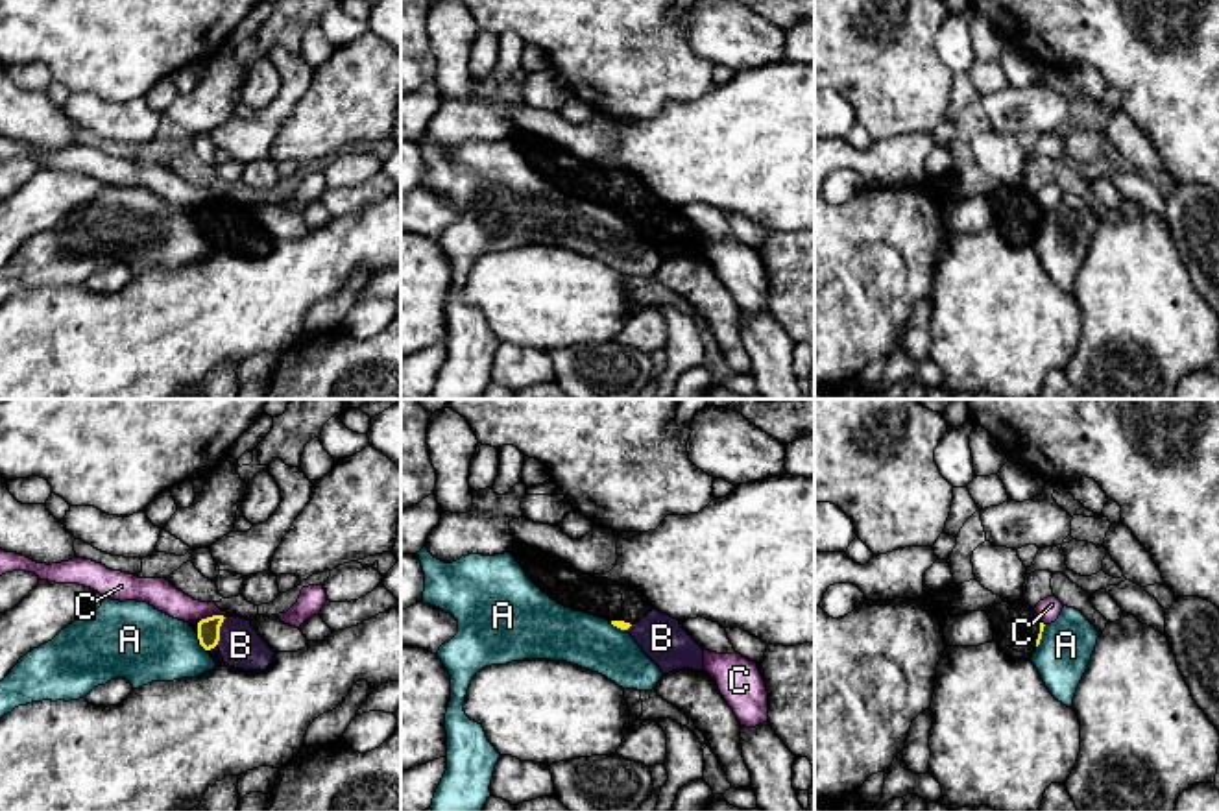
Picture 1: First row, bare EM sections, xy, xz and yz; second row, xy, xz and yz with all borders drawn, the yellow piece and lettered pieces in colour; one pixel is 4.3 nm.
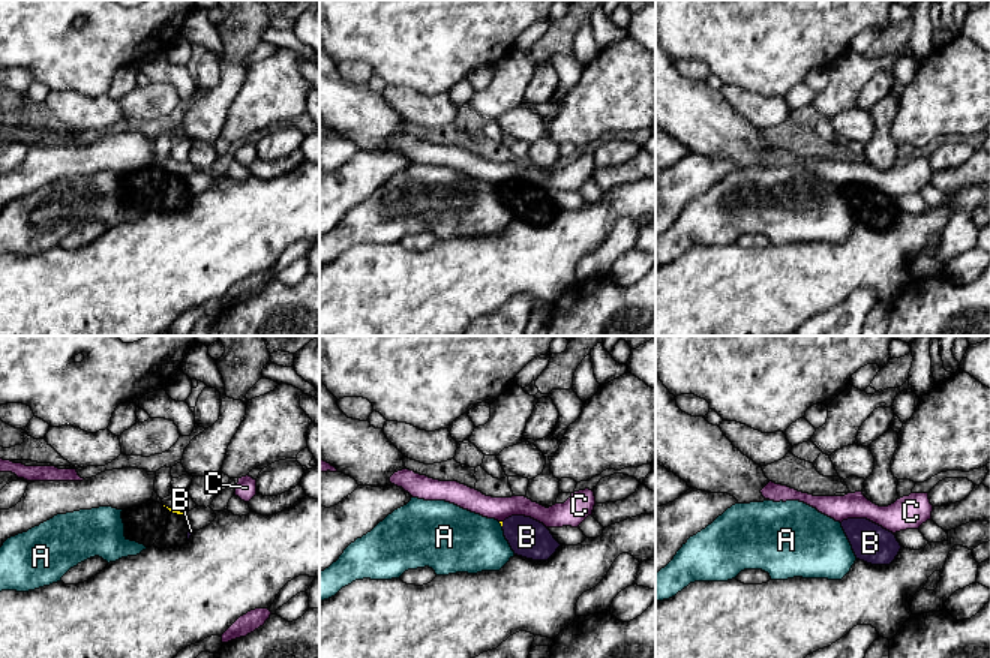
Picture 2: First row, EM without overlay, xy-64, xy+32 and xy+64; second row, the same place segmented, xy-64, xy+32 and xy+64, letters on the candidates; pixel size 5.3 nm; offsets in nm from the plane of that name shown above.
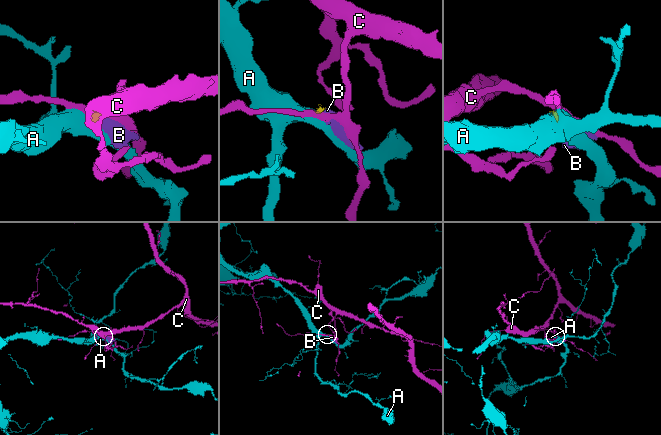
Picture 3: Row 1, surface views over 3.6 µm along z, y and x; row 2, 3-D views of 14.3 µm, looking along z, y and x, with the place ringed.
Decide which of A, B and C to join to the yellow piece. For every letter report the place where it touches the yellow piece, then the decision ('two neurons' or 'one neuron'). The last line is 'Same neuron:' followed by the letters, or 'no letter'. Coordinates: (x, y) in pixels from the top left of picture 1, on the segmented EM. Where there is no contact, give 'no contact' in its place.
A: meets yellow in xy at (200, 643); two neurons
B: meets yellow in xy at (218, 630); one neuron
C: meets yellow in xy at (213, 616); two neurons
Same neuron: B

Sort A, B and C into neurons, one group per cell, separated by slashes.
A / B / C

